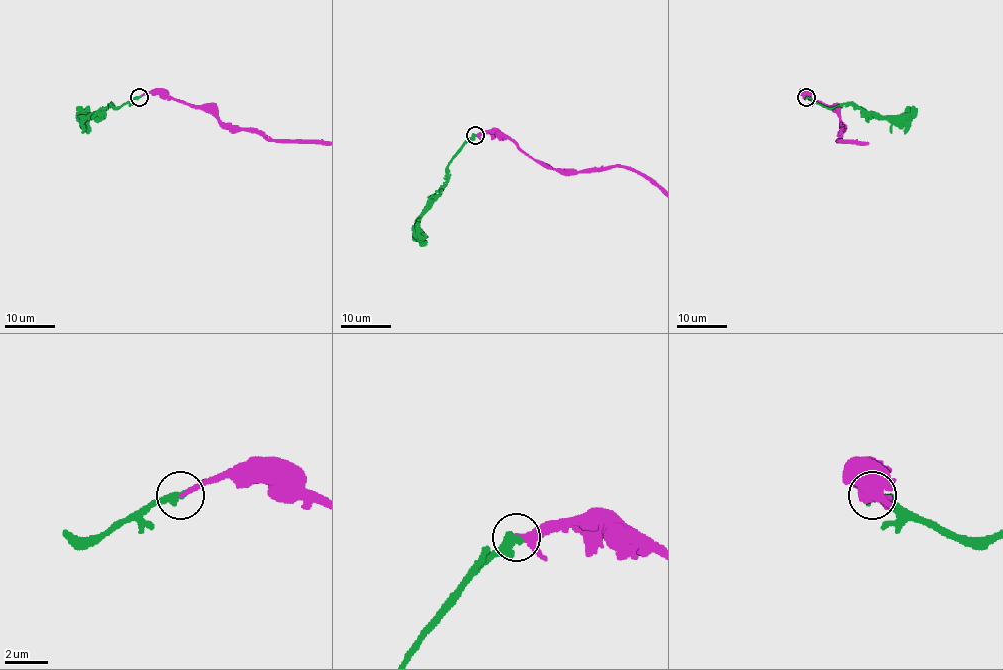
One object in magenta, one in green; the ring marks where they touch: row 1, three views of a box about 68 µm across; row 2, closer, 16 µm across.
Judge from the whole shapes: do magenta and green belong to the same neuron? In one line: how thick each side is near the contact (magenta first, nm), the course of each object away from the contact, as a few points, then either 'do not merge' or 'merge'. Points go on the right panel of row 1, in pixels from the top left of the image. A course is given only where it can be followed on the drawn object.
220/440 nm | green via (805, 96), (823, 105), (857, 105), (867, 112), (886, 115), (909, 115), (916, 108) | merge

